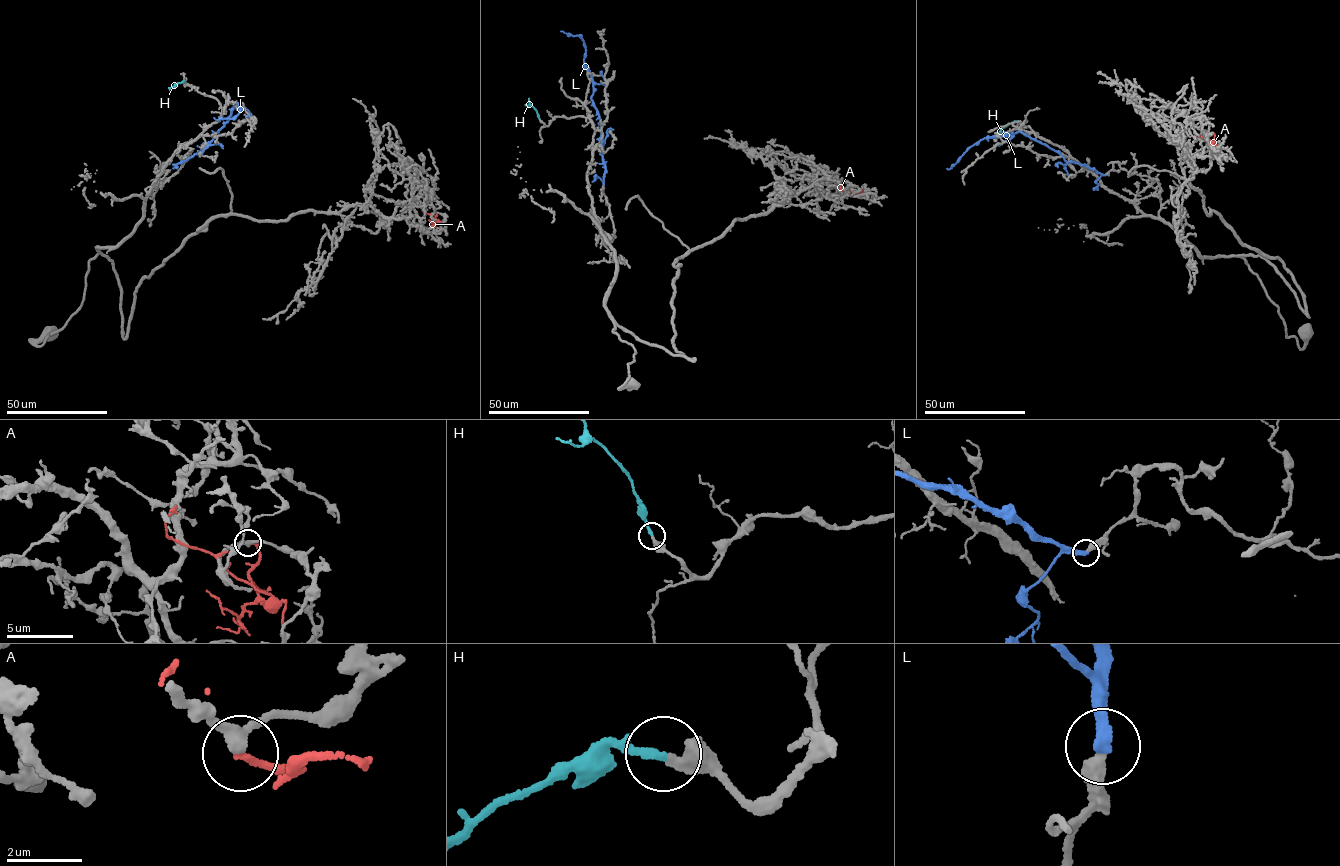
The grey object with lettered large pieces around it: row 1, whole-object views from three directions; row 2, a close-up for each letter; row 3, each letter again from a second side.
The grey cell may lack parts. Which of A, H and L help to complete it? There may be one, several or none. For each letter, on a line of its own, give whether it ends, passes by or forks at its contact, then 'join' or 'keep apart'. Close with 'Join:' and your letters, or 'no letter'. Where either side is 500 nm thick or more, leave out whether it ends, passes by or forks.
A: it ends; keep apart
H: it ends; join
L: it ends; keep apart
Join: H

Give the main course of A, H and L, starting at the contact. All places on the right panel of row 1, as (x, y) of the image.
A: (1212, 133), (1214, 139), (1211, 141), (1196, 135)
H: (1018, 121), (1002, 128), (999, 136)
L: (1105, 175), (1065, 161), (1046, 145), (1017, 131), (985, 137), (947, 168)

